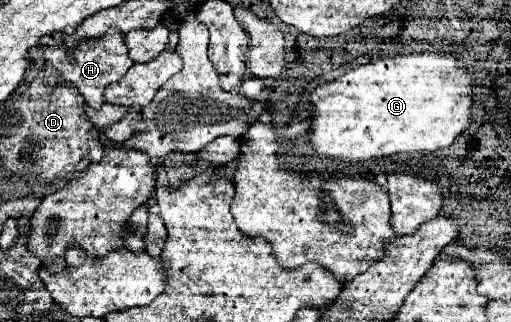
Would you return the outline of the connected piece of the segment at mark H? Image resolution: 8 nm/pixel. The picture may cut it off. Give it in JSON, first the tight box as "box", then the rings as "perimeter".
{"box":[44,28,134,108],"perimeter":[[[108,28],[102,36],[82,40],[74,48],[46,46],[44,48],[44,82],[50,90],[58,84],[72,84],[82,96],[84,102],[92,108],[100,108],[104,104],[104,88],[112,82],[118,82],[134,62],[128,56],[128,48],[124,42],[124,34],[118,28]]]}

